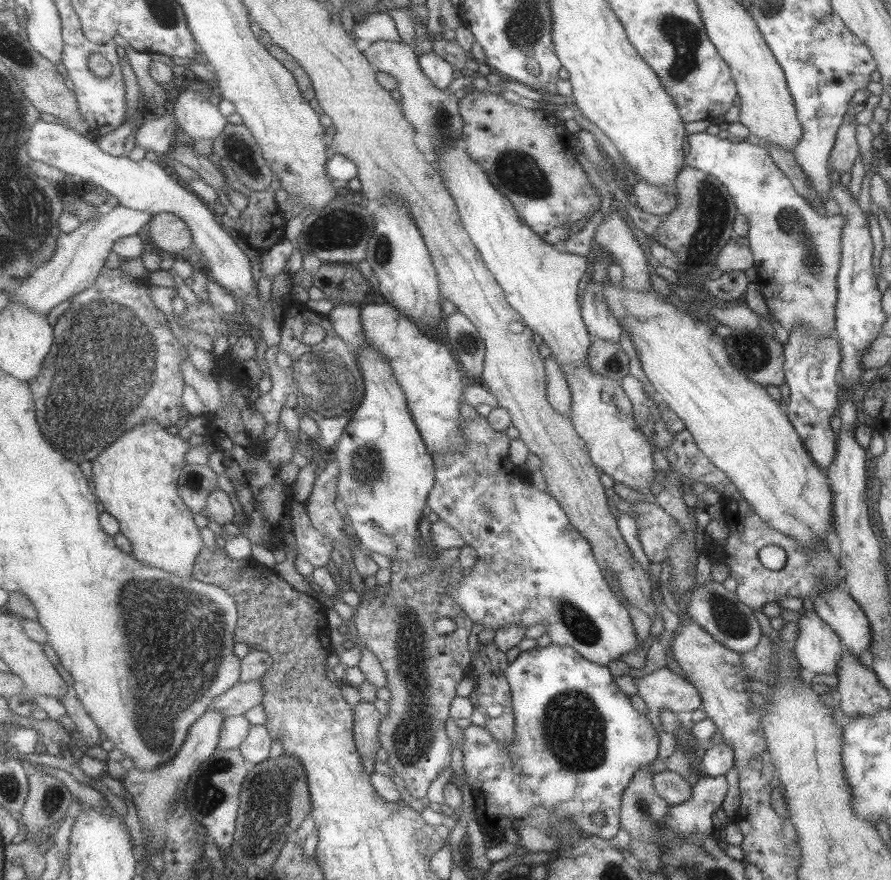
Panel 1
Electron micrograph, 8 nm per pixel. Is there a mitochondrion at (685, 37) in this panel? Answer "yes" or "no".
yes

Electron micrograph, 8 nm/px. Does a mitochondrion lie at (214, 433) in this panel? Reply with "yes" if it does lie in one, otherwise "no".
no

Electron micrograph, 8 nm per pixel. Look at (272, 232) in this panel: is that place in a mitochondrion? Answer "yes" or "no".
no

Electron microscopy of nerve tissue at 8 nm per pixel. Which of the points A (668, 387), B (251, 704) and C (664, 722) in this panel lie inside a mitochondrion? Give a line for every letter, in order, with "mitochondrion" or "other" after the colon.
A: other
B: other
C: other

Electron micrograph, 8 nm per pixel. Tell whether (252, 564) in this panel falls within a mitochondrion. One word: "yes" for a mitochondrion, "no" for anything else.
no

